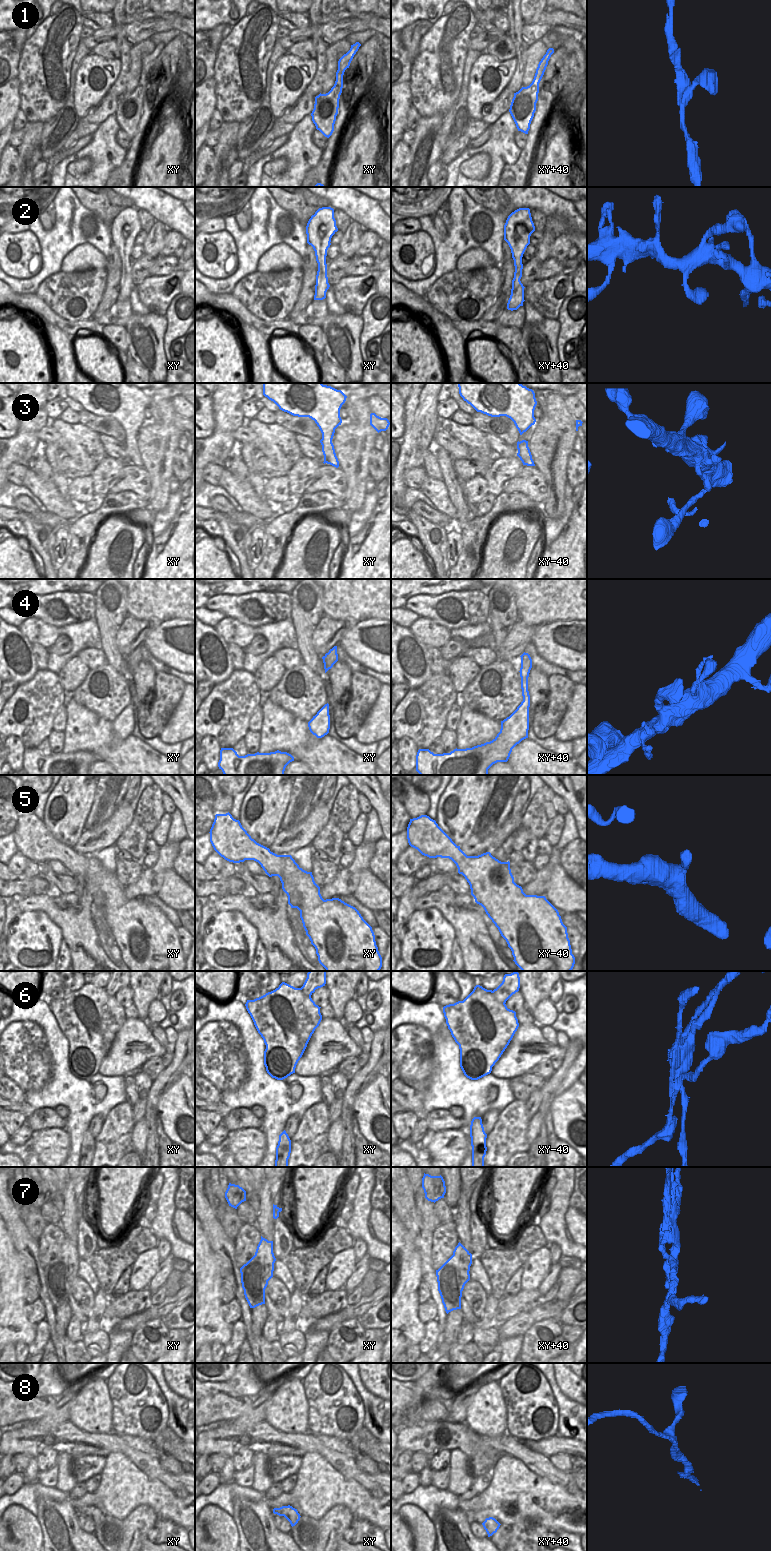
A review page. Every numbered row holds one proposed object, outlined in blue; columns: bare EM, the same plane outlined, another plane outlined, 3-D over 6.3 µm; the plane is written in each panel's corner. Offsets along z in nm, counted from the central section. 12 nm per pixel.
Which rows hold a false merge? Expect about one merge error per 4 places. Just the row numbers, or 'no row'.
6, 7

